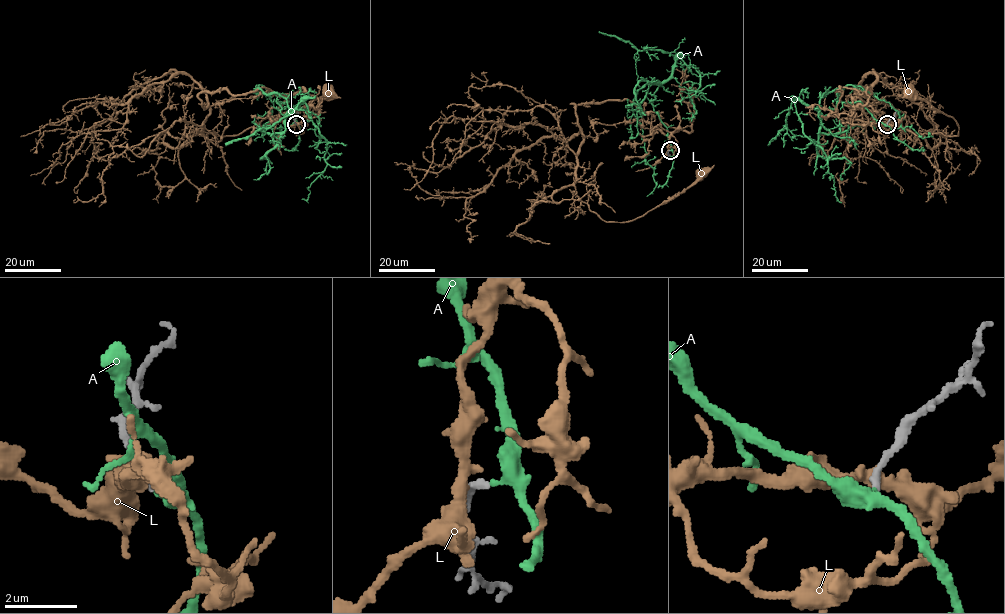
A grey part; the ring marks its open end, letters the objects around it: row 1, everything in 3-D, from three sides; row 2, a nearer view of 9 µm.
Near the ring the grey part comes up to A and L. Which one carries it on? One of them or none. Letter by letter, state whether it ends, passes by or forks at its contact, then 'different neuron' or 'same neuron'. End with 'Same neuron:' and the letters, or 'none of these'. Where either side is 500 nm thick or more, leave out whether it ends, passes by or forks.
A: it passes by; same neuron
L: it passes by; different neuron
Same neuron: A

